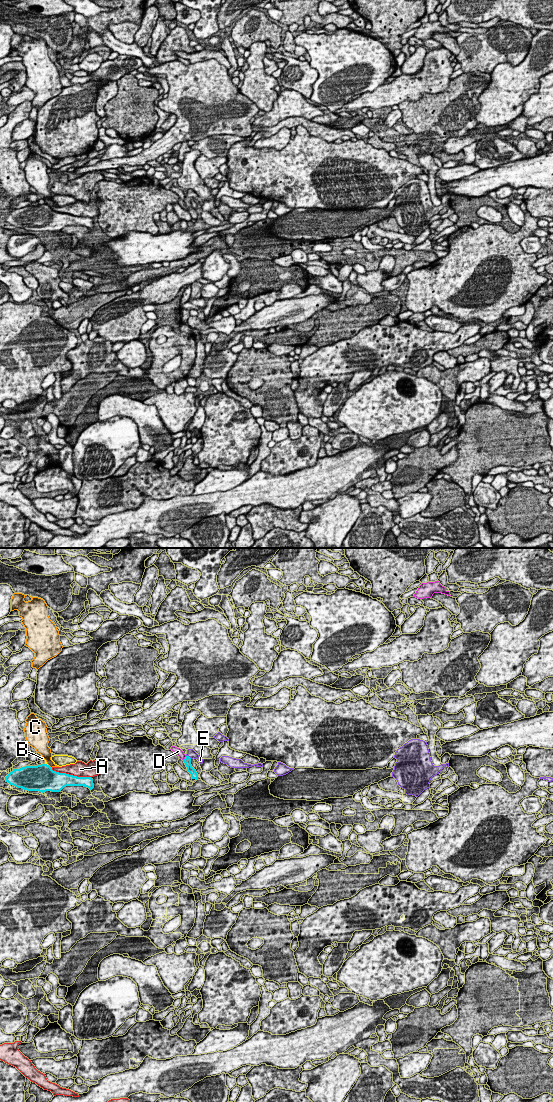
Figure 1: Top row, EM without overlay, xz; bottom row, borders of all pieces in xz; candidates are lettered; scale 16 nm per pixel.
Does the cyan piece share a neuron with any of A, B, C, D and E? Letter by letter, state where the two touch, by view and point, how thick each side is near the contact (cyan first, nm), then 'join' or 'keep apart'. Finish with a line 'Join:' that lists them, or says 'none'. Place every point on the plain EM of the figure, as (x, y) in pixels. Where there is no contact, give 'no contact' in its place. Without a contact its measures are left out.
A: xz (71, 215) | 300/240 nm | keep apart
B: xz (46, 204) | 440/30 nm | keep apart
C: xz (49, 206) | 440/180 nm | keep apart
D: xz (185, 198) | 120/120 nm | keep apart
E: xz (188, 196) | 120/140 nm | join
Join: E

